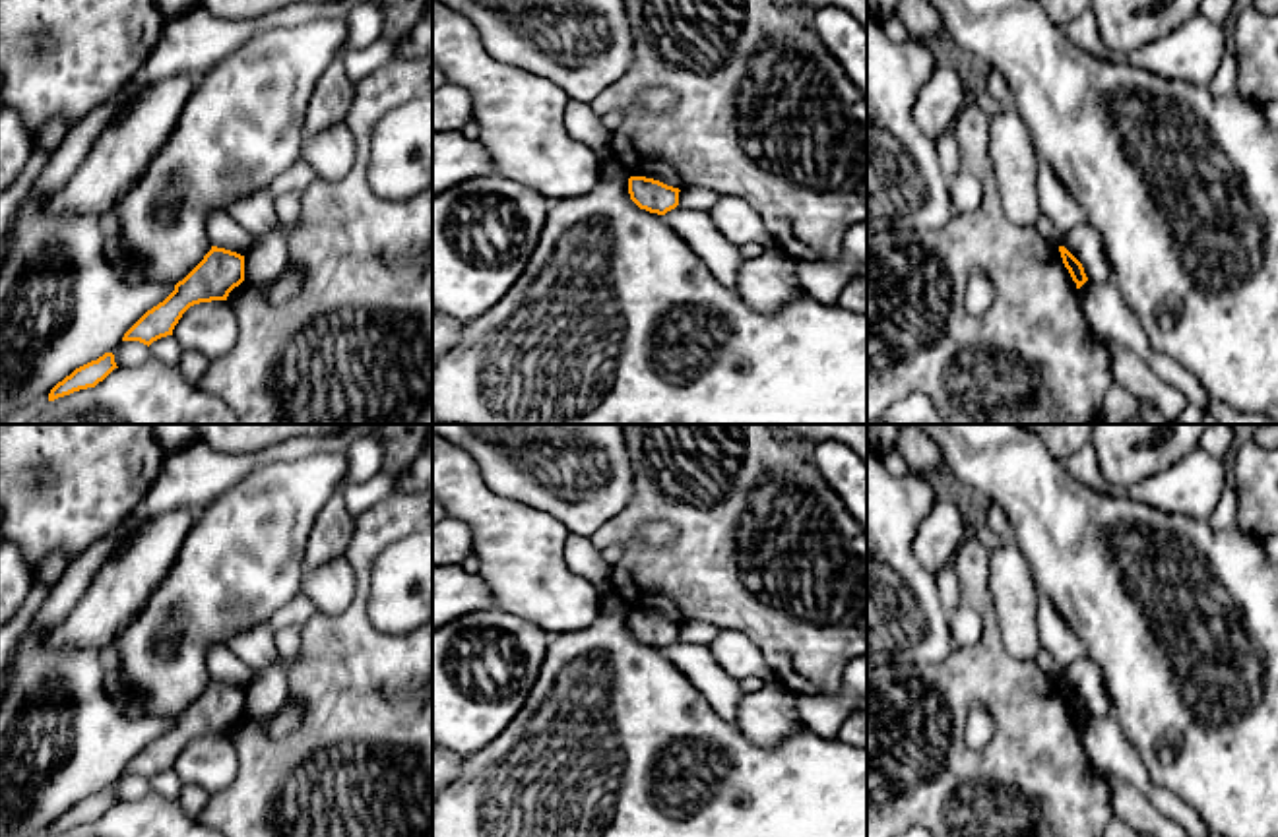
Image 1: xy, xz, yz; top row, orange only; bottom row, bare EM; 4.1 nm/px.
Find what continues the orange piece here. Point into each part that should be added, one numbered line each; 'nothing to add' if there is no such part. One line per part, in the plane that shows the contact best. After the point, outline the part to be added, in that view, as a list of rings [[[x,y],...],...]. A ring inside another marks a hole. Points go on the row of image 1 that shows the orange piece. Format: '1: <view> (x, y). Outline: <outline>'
nothing to add

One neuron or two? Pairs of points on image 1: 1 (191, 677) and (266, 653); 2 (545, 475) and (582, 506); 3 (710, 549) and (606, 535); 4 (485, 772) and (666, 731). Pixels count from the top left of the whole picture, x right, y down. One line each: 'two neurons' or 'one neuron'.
1: two neurons
2: one neuron
3: one neuron
4: one neuron

